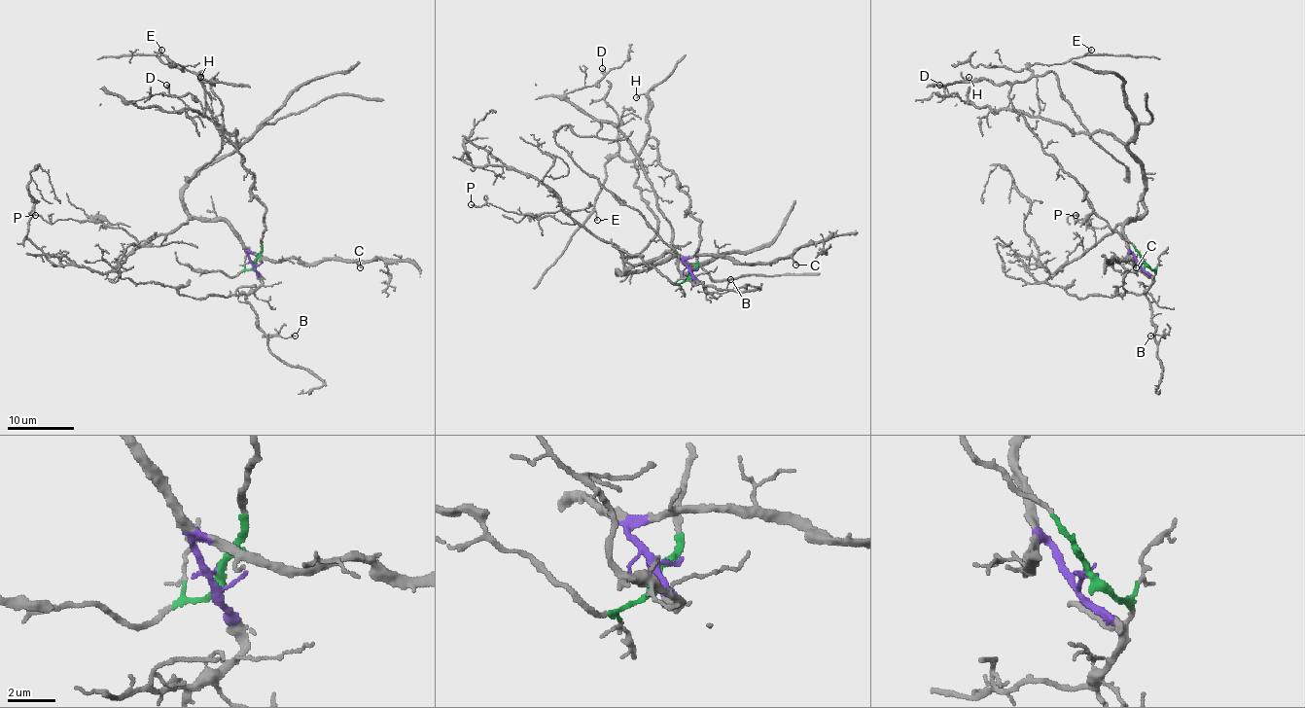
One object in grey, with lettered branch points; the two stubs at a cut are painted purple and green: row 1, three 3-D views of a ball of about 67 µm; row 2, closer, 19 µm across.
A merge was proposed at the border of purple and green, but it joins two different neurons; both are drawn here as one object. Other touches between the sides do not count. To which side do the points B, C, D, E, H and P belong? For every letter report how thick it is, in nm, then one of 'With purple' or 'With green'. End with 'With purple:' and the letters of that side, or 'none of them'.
B: Thickness 120 nm. With purple
C: Thickness 100 nm. With purple
D: Thickness 80 nm. With purple
E: Thickness 130 nm. With green
H: Thickness 110 nm. With green
P: Thickness 140 nm. With purple
With purple: B, C, D, P

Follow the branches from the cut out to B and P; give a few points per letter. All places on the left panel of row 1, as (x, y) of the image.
B: (254, 261), (261, 281), (245, 300), (256, 314), (256, 325), (267, 341), (272, 336), (296, 336)
P: (254, 261), (244, 249), (242, 239), (224, 221), (192, 218), (140, 244), (105, 221), (49, 223), (35, 214)

